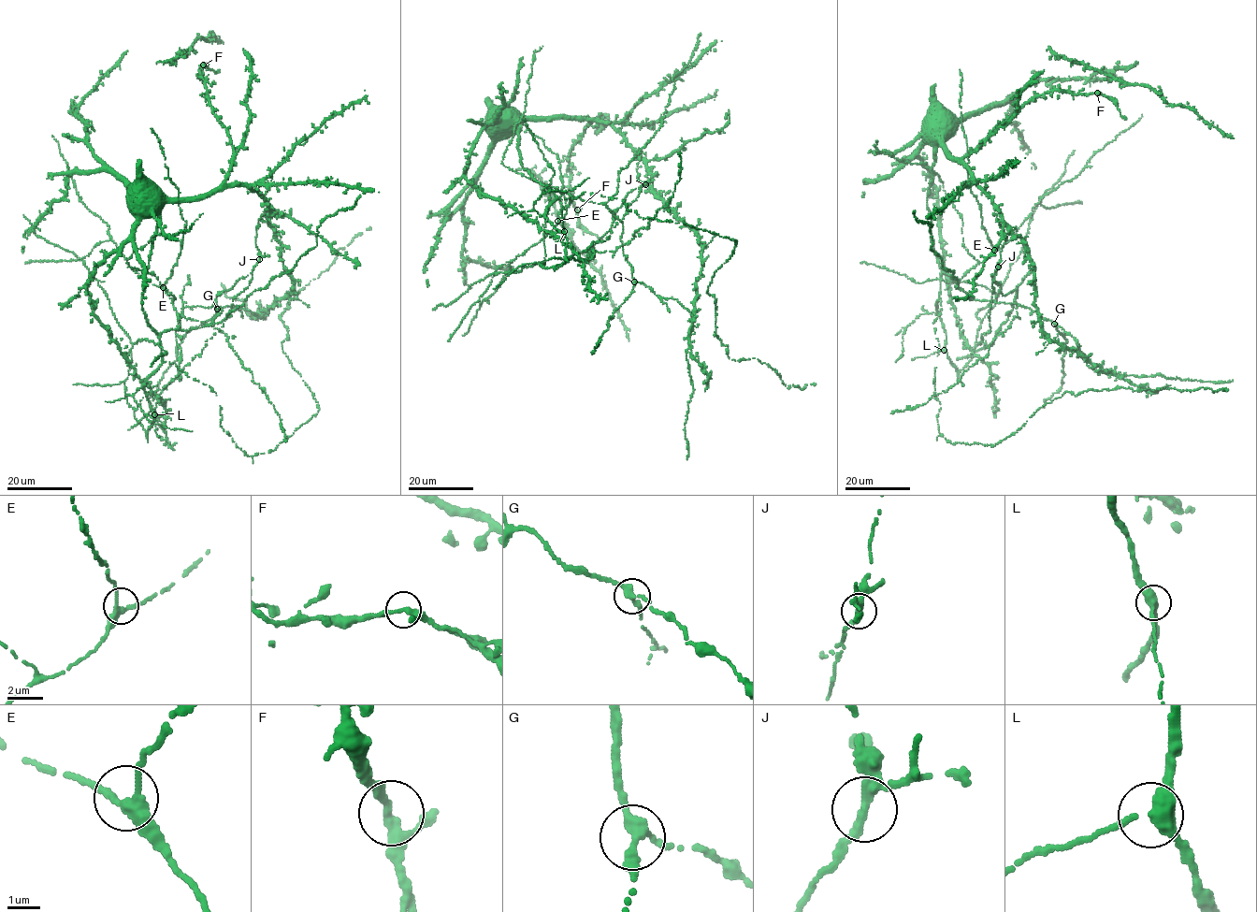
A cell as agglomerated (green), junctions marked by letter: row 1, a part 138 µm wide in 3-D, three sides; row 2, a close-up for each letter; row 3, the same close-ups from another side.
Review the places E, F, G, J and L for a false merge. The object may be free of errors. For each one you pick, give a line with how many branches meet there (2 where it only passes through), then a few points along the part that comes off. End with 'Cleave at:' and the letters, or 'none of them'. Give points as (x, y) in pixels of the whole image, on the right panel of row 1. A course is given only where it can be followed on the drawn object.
J: 3 | (998, 267), (991, 274), (1002, 295), (1017, 290), (1018, 313), (1008, 326), (946, 391), (890, 413)
Cleave at: J

